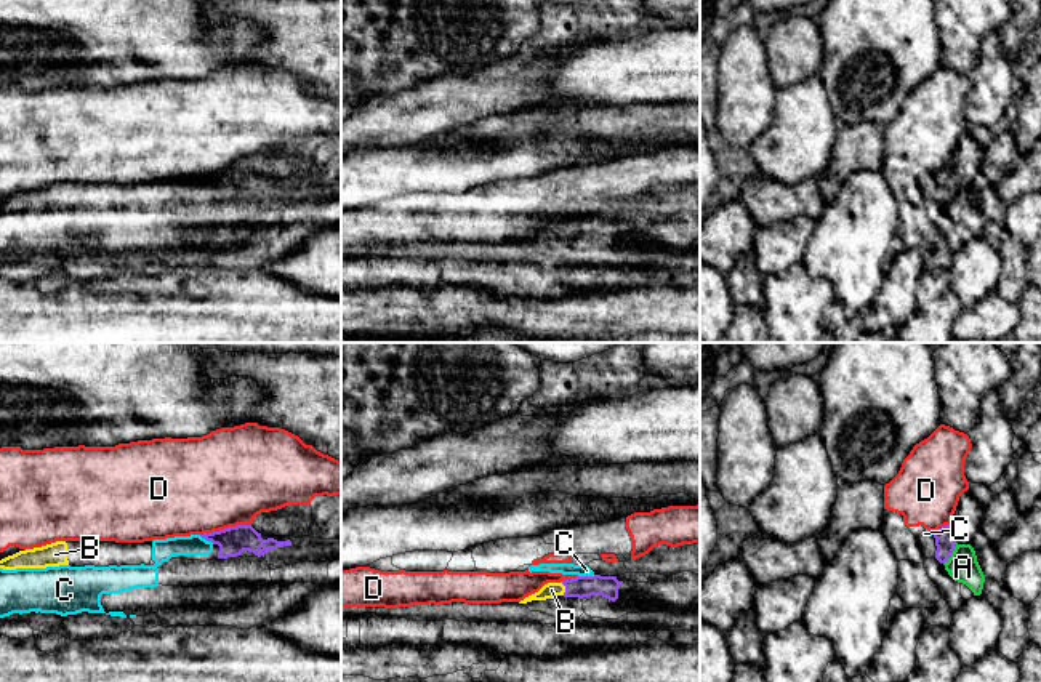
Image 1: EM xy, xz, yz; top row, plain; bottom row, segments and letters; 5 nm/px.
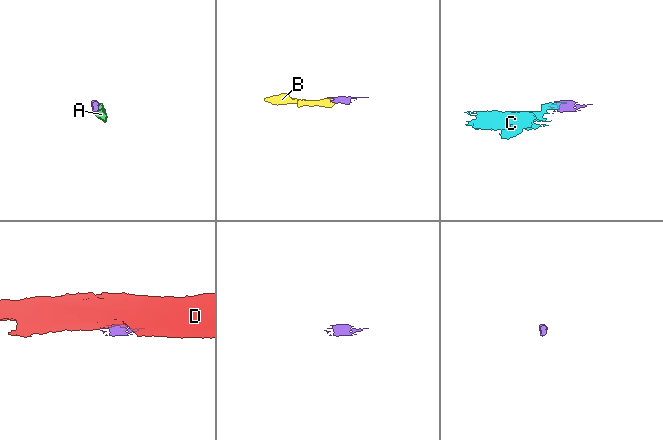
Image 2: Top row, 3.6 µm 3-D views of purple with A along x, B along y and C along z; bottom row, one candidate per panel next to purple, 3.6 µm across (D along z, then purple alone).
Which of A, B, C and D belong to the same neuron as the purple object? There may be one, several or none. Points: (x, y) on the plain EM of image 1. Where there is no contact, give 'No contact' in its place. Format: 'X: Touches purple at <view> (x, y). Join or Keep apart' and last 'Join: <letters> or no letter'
A: Touches purple at yz (952, 194). Keep apart
B: Touches purple at xz (566, 229). Join
C: Touches purple at xz (586, 216). Keep apart
D: Touches purple at xy (225, 170). Keep apart
Join: B

